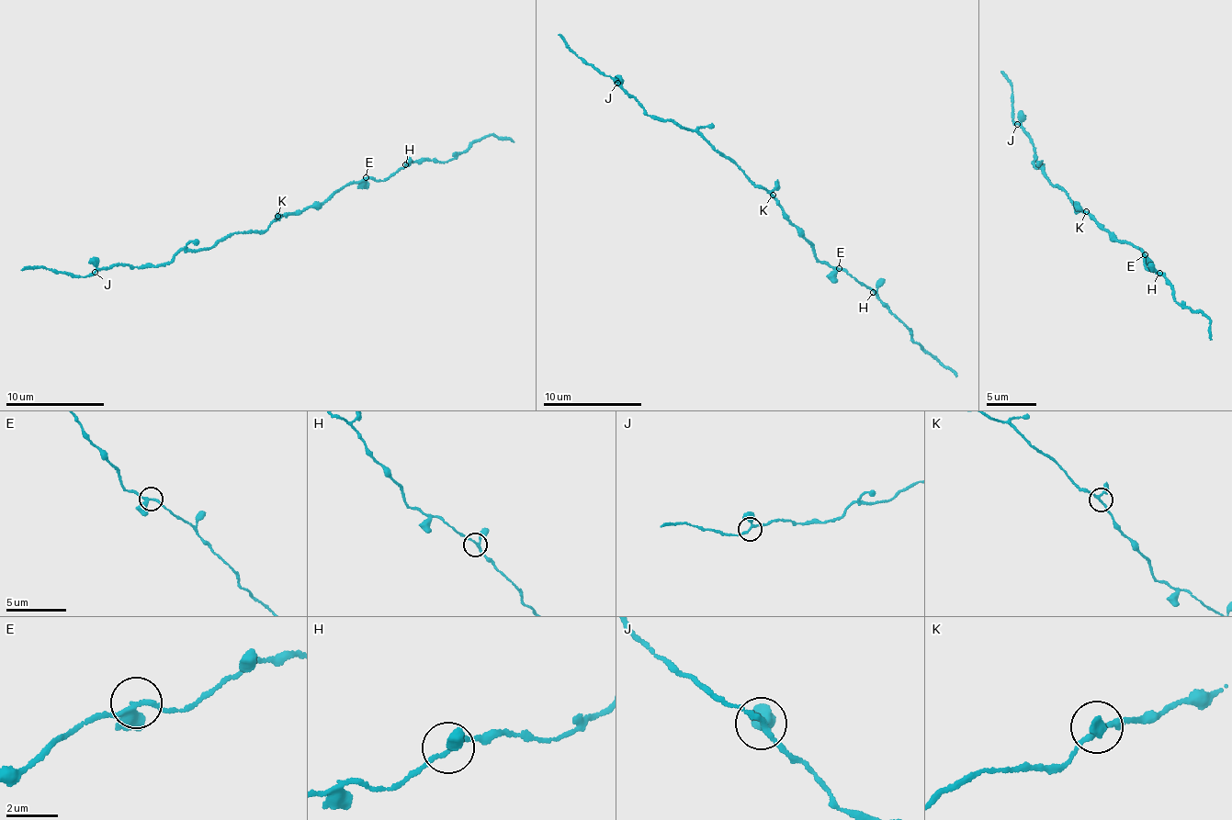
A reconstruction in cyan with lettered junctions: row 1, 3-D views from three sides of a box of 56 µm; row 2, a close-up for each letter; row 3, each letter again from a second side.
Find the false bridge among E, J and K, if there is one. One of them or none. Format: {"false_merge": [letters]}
{"false_merge": []}

